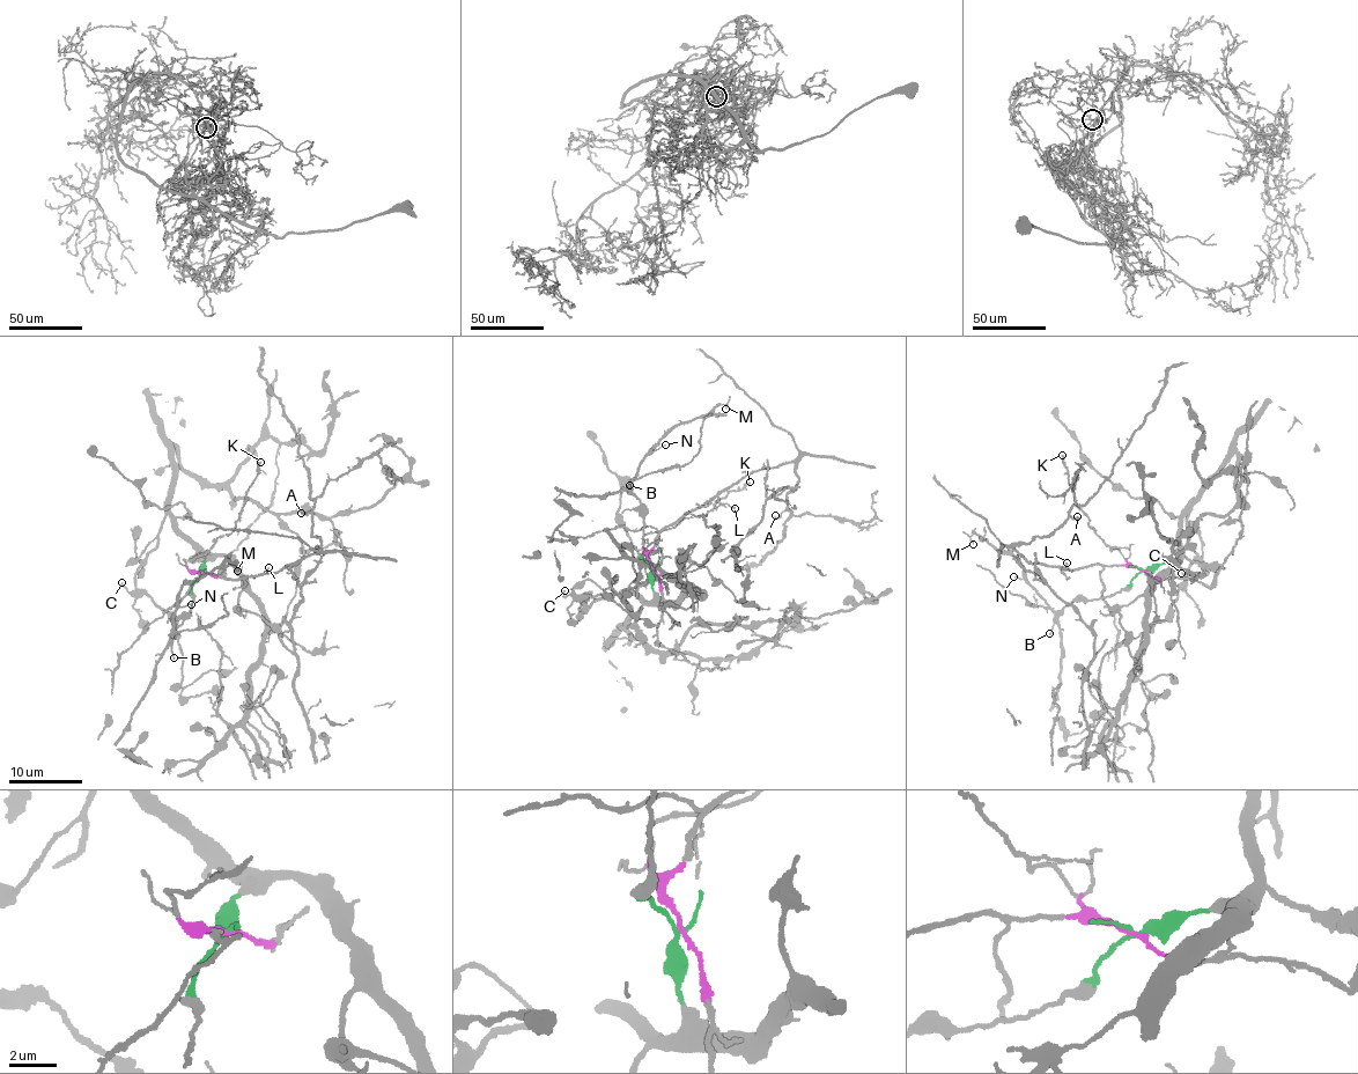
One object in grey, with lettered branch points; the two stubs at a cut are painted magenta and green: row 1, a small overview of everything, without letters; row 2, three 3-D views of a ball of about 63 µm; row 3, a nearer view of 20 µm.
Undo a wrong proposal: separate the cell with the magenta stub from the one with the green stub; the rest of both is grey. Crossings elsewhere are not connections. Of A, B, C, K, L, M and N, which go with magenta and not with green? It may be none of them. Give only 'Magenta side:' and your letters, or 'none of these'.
Magenta side: A, K, L

